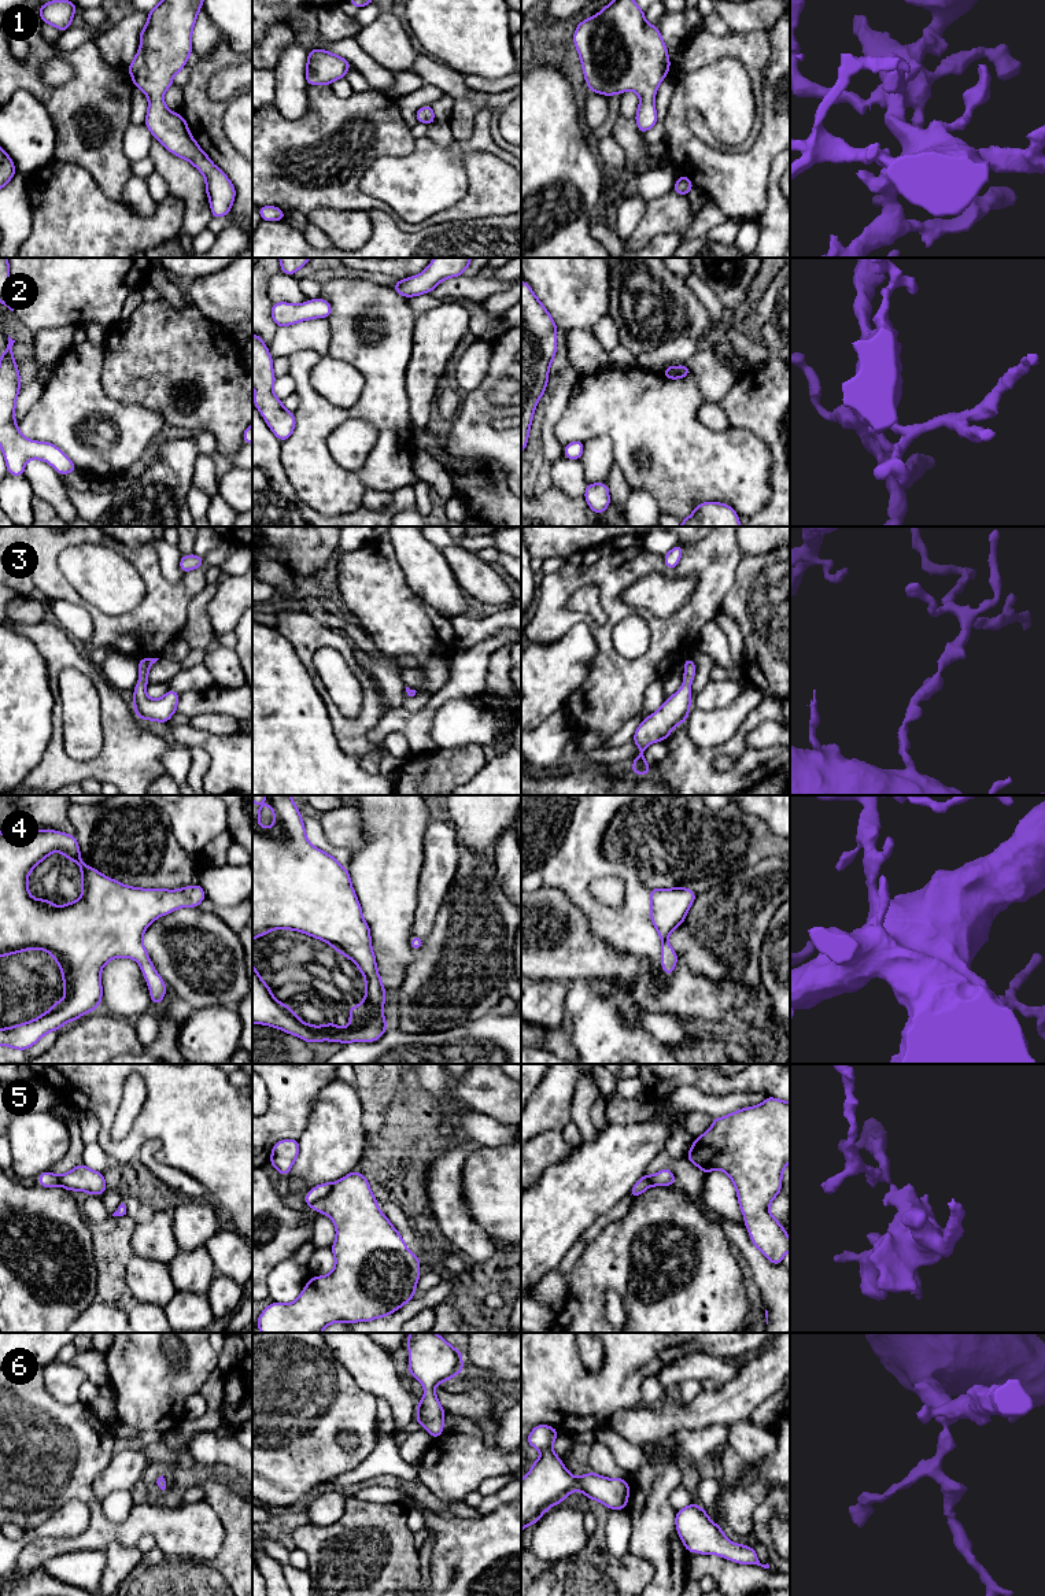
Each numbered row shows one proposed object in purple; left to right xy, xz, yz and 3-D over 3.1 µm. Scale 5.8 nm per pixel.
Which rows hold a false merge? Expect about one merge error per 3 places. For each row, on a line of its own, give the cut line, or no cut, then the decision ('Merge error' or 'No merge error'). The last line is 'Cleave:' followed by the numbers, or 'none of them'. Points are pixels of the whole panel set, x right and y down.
1: No split. No merge error
2: No split. No merge error
3: No split. No merge error
4: No split. No merge error
5: Split along xz (332, 1183), (332, 1189), (311, 1205). Merge error
6: No split. No merge error
Cleave: 5

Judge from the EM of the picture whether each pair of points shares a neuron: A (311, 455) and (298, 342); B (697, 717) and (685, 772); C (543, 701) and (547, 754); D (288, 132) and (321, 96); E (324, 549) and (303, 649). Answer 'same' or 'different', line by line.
A: different
B: different
C: different
D: same
E: different

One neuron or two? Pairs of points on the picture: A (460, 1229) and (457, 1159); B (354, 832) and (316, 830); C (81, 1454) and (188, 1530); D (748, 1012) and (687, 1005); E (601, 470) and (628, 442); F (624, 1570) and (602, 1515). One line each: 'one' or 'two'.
A: one
B: two
C: one
D: one
E: two
F: one

